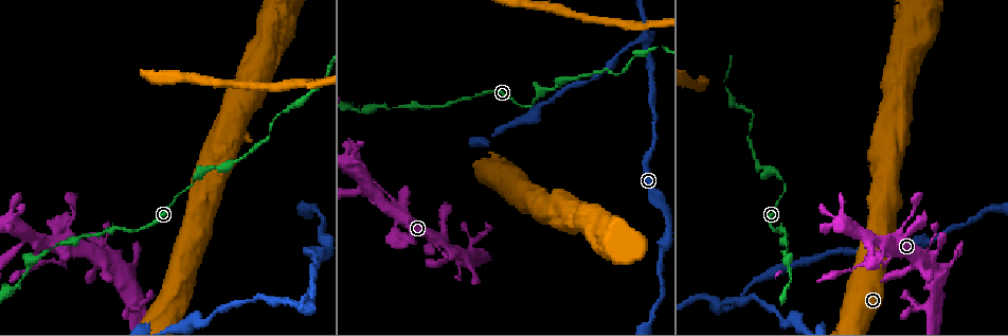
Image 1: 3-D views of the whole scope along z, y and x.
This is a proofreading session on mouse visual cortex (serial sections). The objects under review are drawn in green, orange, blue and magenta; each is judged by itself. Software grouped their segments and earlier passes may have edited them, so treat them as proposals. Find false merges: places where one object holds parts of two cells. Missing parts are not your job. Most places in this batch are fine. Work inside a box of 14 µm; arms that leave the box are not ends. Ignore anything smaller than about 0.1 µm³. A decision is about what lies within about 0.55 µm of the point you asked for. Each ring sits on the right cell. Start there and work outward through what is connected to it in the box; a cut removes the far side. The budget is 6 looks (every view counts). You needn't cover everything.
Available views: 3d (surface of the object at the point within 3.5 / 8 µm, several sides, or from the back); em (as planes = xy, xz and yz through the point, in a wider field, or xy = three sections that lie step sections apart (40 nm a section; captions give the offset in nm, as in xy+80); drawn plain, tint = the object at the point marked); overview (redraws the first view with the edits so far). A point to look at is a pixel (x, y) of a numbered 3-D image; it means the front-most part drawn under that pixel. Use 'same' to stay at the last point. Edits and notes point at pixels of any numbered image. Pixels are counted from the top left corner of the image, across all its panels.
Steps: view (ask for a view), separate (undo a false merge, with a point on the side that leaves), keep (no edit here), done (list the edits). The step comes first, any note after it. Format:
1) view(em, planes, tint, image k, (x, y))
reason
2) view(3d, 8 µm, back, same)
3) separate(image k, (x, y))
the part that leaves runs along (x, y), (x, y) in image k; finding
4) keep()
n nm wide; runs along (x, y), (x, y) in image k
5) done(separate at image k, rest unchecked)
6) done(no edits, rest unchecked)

view(3d, 3.5 µm, image 1, (37, 240))
four or more arms meet

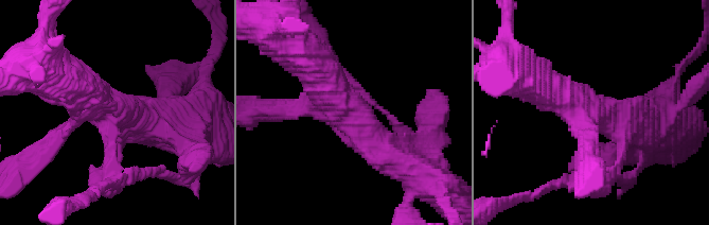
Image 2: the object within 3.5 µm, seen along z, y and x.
separate(image 2, (140, 171))
arms of 150, 200, 450, 500 nm; a second cell is stuck on

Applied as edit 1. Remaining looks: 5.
view(overview)
see it whole again

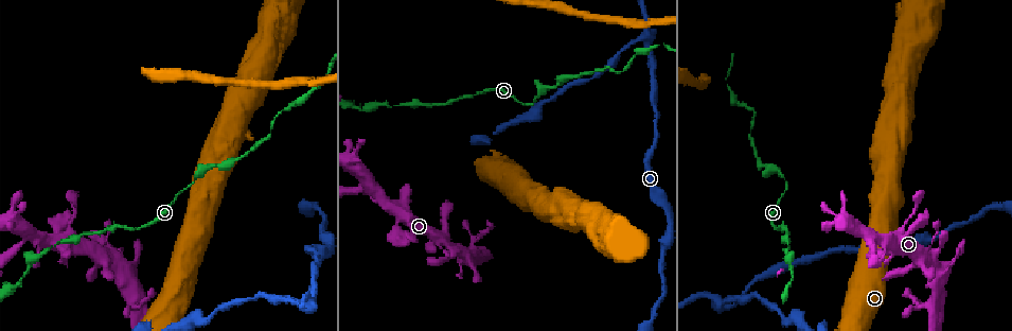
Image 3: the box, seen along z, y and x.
view(3d, 8 µm, image 3, (941, 271))

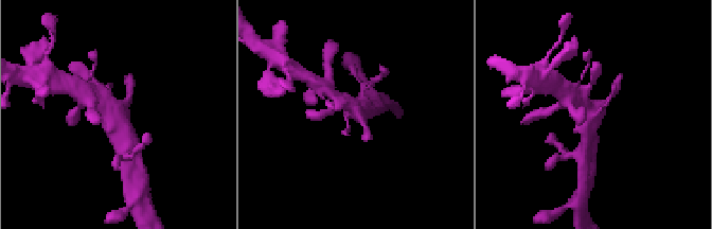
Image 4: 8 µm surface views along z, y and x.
view(3d, 3.5 µm, image 4, (595, 109))

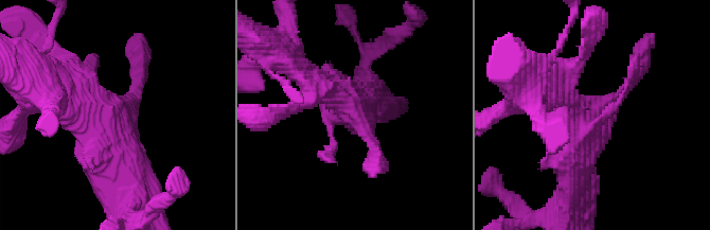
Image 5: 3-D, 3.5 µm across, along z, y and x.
view(em, planes, tint, image 5, (589, 116))
shape alone is not enough

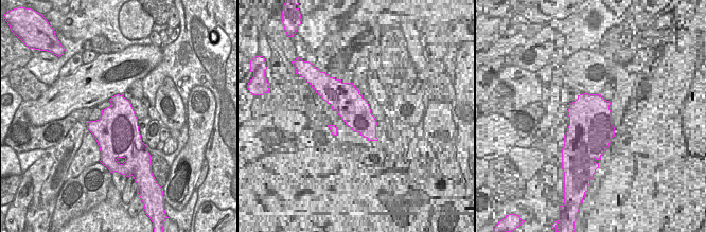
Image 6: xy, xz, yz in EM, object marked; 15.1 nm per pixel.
keep()
runs along (307, 75), (353, 108), (375, 159) in image 5; all the same cell

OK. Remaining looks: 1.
done(separate at image 2, rest unchecked)

